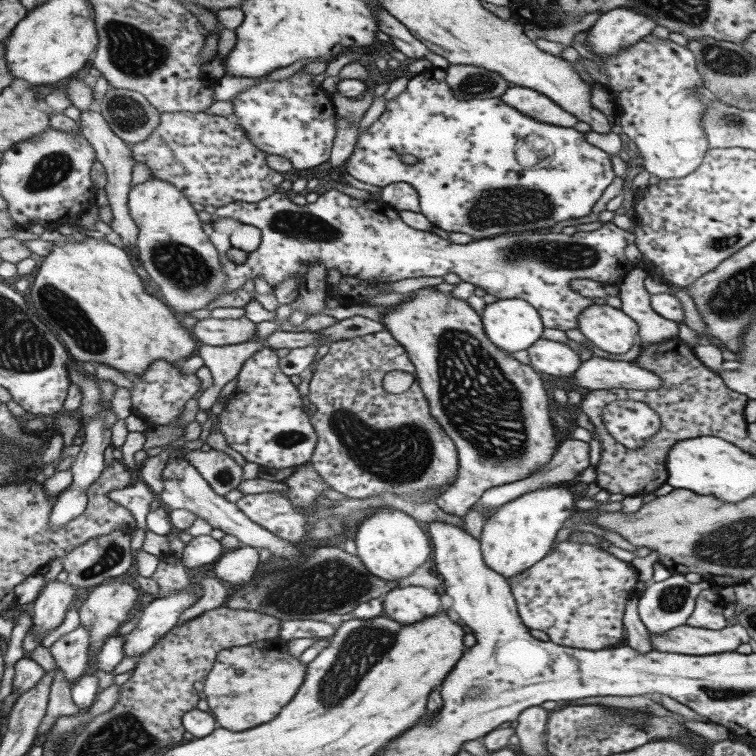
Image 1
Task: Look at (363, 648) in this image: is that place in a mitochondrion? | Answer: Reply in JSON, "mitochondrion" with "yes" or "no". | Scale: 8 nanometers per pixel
{"mitochondrion":"yes"}

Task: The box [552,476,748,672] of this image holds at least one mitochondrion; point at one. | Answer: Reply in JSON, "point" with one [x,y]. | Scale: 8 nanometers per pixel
{"point":[673,599]}

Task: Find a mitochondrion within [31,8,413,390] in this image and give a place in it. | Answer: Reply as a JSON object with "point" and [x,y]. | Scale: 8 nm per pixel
{"point":[135,51]}

